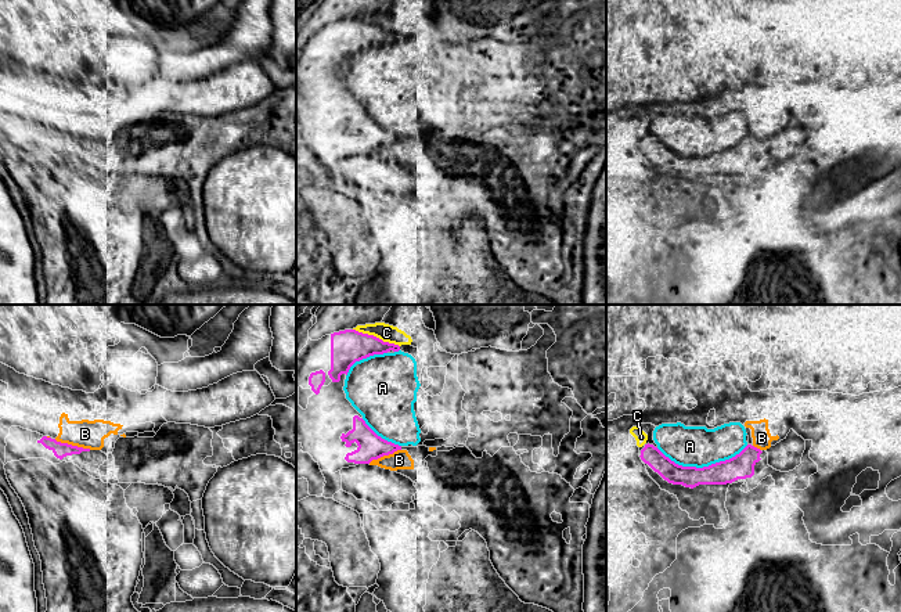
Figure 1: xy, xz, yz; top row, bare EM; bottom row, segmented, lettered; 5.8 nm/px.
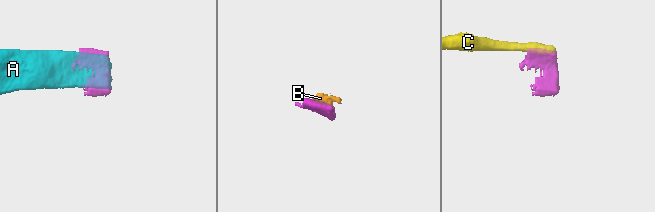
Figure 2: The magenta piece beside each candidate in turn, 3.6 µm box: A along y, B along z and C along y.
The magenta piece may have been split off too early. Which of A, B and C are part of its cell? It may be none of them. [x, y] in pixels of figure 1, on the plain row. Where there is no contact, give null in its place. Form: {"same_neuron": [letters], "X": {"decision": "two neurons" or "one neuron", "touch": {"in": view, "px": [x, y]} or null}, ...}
{"same_neuron": [], "A": {"decision": "two neurons", "touch": {"in": "yz", "px": [703, 157]}}, "B": {"decision": "two neurons", "touch": {"in": "xy", "px": [71, 134]}}, "C": {"decision": "two neurons", "touch": {"in": "xz", "px": [375, 26]}}}

